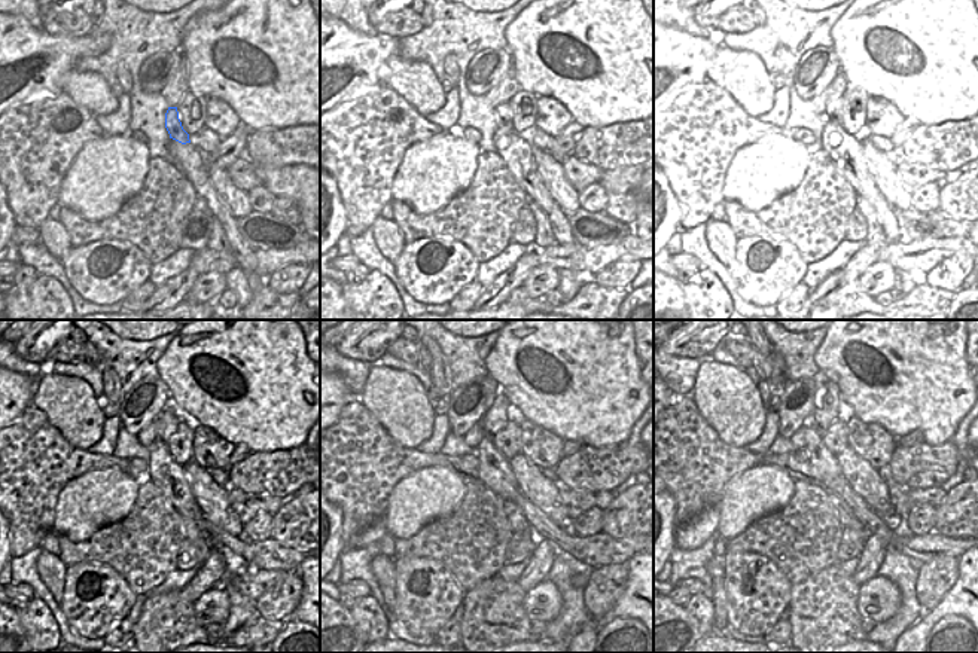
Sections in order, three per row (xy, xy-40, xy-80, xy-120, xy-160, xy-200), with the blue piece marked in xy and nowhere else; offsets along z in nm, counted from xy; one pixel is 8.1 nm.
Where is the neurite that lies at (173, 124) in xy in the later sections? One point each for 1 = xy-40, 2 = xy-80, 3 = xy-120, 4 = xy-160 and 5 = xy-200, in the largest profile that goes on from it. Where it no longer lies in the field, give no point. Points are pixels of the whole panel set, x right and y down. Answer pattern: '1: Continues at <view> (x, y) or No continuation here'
1: Continues at xy-40 (502, 113)
2: Continues at xy-80 (834, 110)
3: Continues at xy-120 (164, 432)
4: Continues at xy-160 (494, 418)
5: Continues at xy-200 (826, 397)

